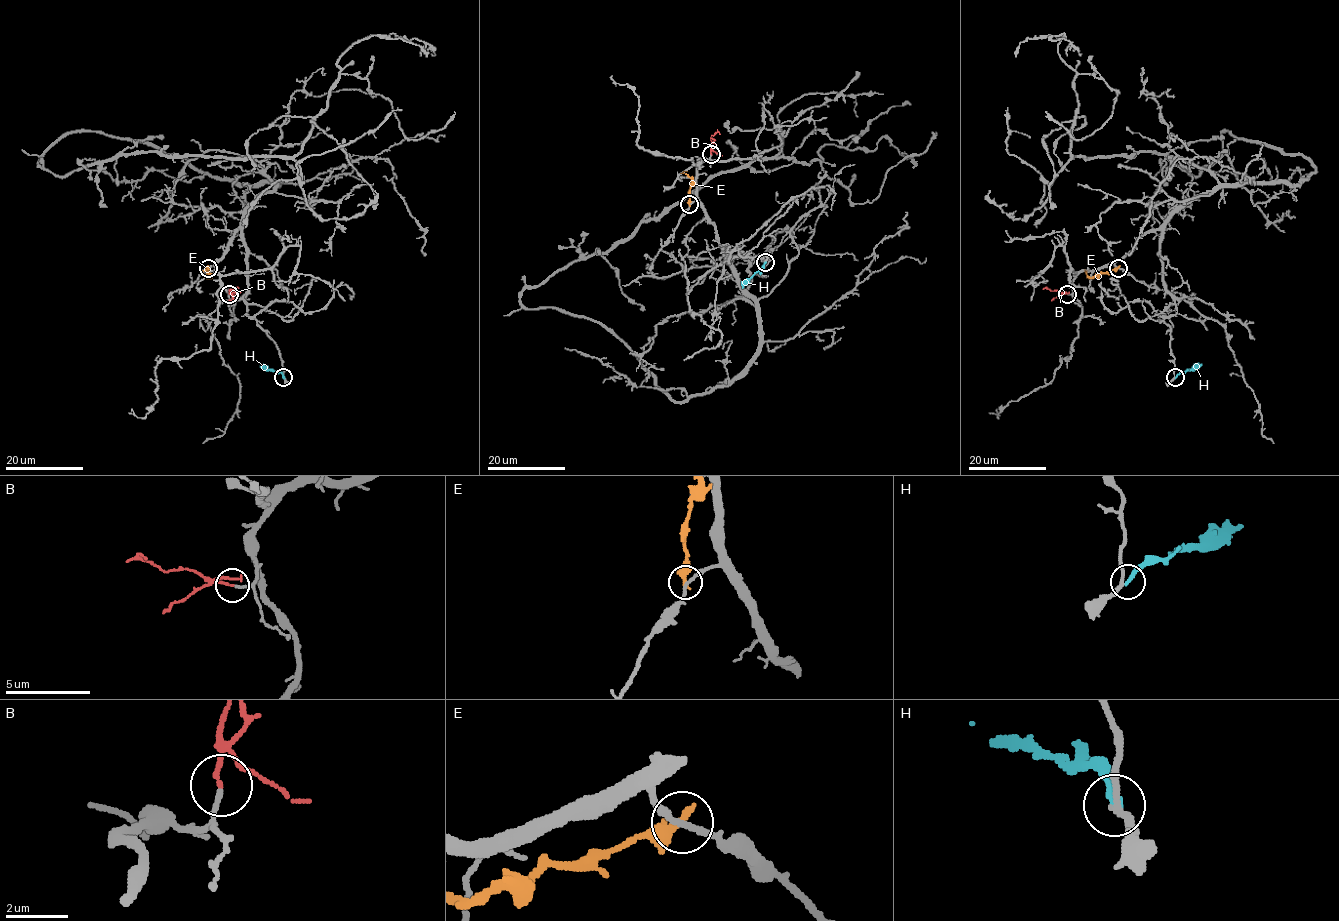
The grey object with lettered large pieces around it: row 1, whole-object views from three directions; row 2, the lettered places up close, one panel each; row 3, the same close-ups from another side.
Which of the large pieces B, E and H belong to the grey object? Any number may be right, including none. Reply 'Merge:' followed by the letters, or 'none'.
Merge: B

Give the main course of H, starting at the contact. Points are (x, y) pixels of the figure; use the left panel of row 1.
H: (283, 378), (280, 373), (267, 370), (261, 364)

